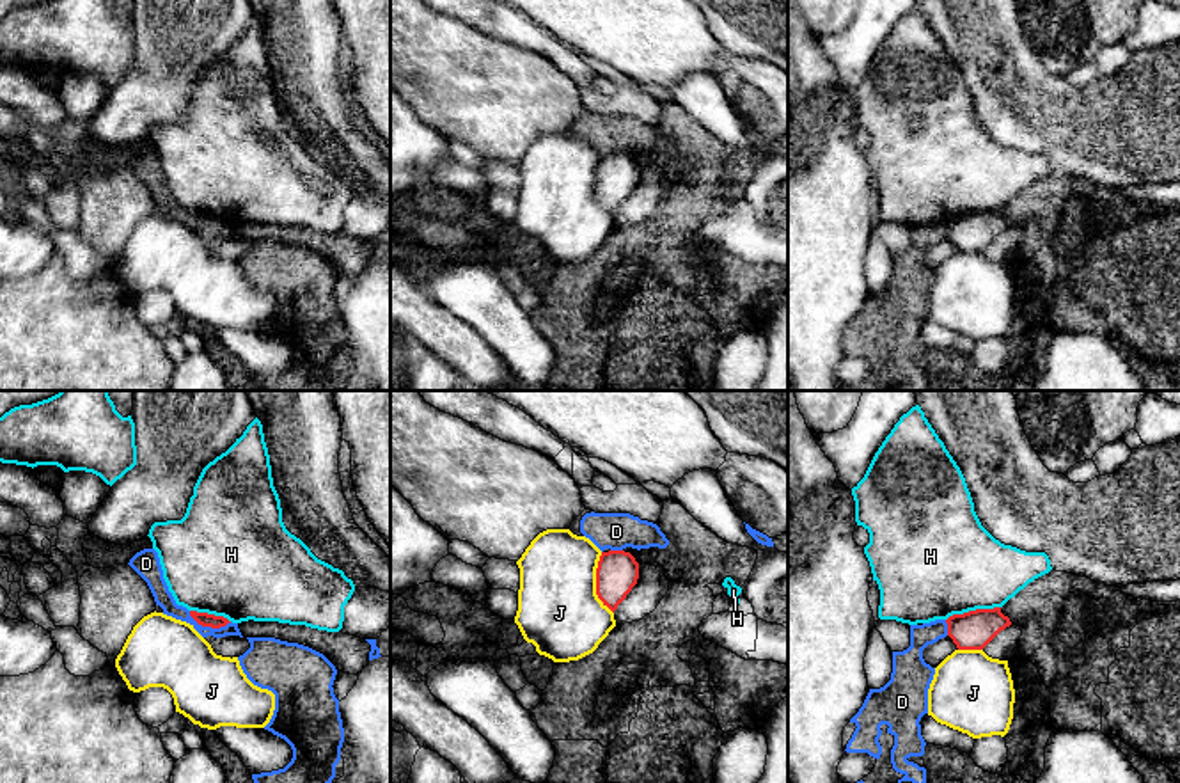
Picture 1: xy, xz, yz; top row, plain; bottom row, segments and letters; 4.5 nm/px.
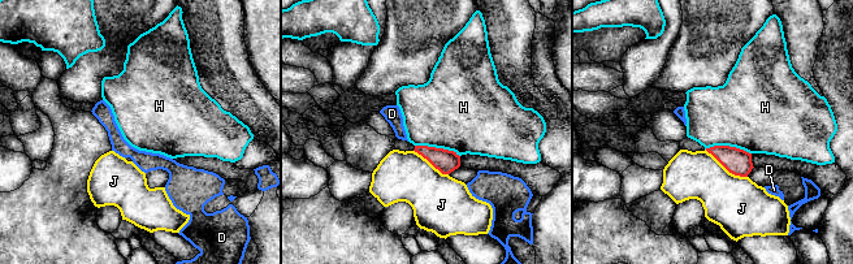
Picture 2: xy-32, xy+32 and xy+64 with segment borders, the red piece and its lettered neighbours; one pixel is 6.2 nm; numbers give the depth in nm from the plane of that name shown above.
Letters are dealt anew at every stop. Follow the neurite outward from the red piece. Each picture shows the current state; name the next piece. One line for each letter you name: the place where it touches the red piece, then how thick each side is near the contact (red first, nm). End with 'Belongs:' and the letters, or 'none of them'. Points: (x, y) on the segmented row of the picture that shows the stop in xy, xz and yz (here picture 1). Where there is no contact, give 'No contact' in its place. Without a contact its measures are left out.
D: Touches red at xy (210, 625). Thickness 60 nm (red) against 80 nm
Belongs: D

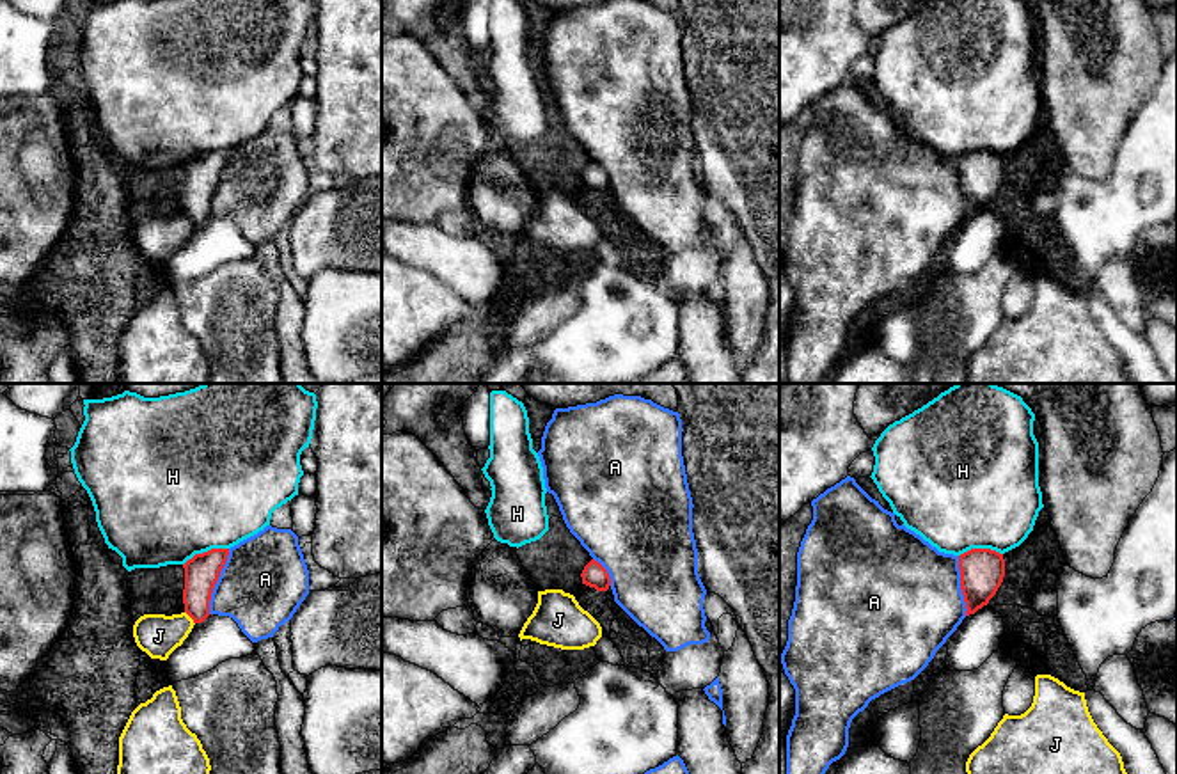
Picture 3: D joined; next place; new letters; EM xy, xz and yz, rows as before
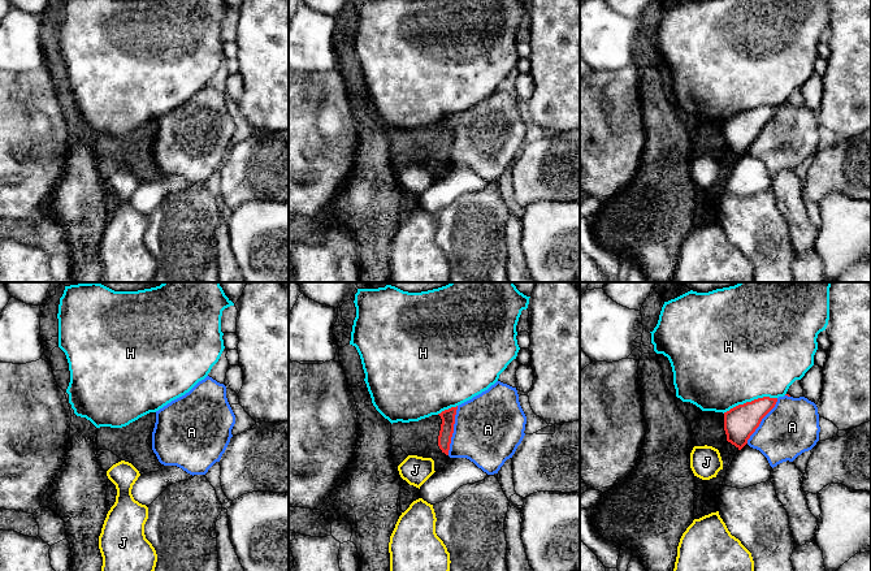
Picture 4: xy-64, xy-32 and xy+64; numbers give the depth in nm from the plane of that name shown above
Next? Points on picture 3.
Belongs: none of them

